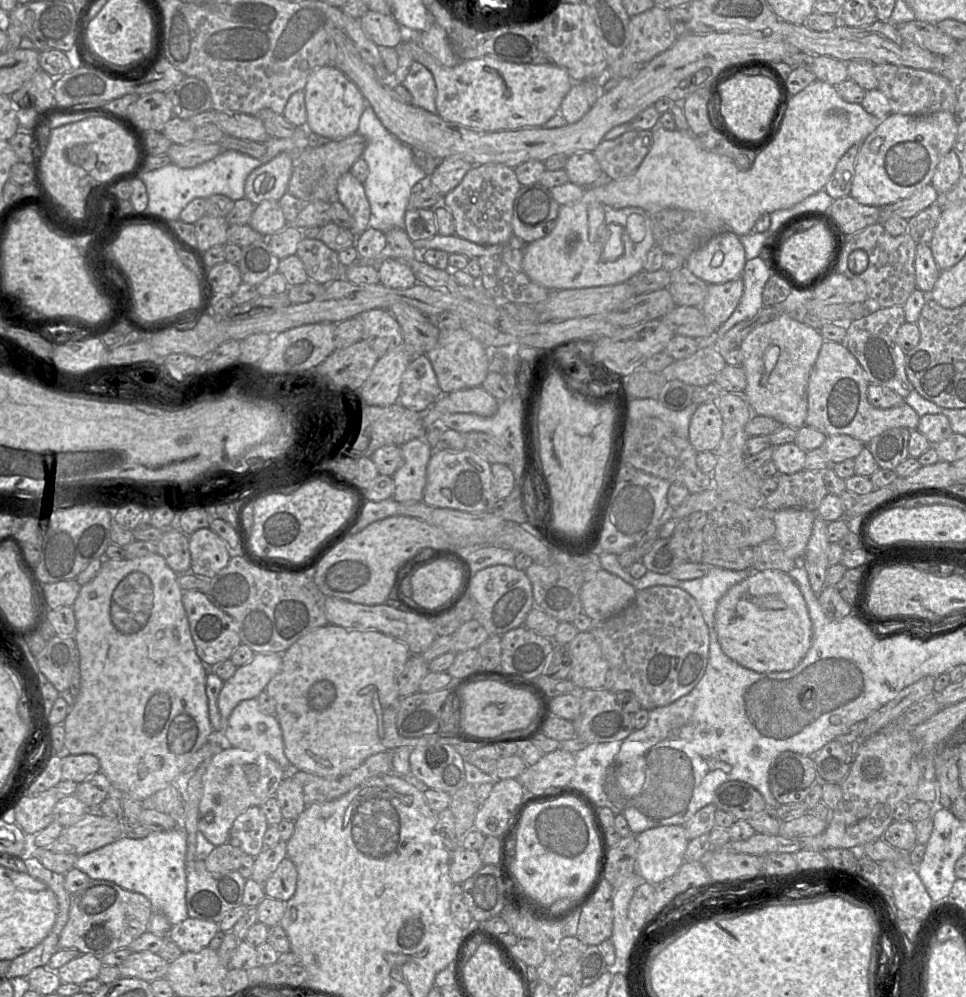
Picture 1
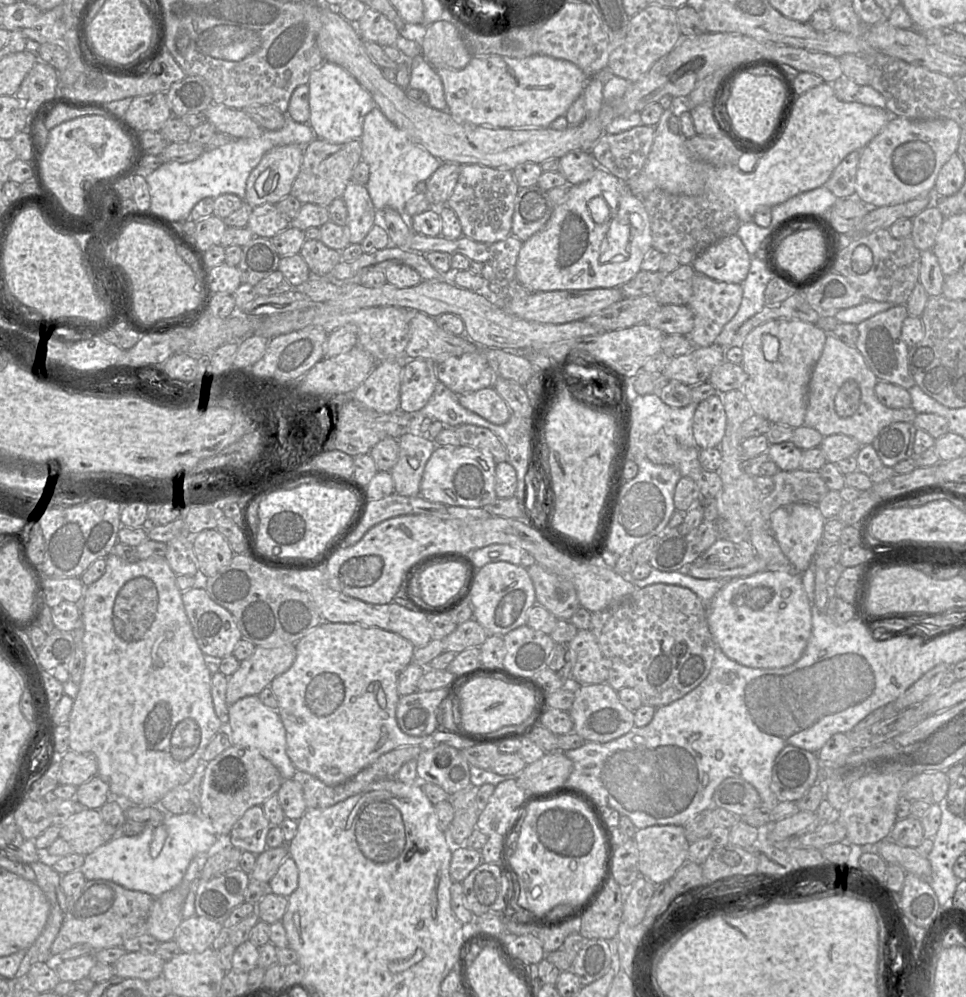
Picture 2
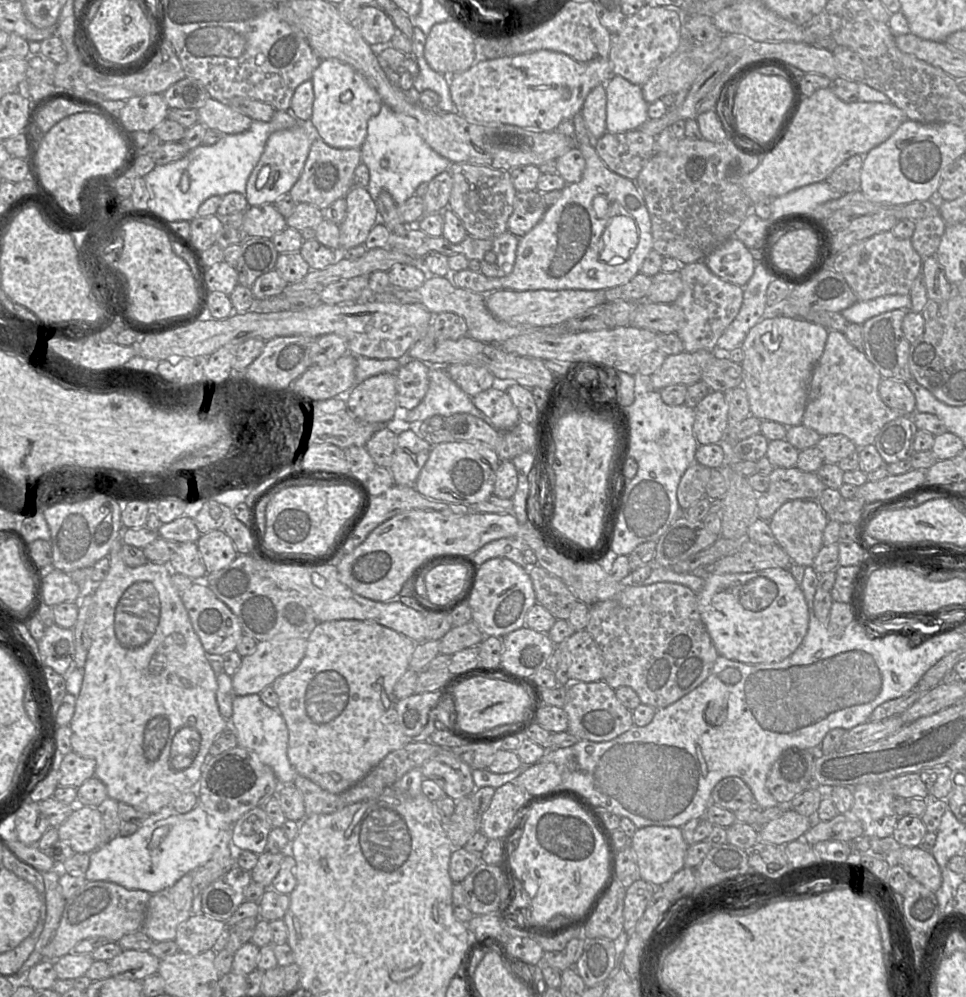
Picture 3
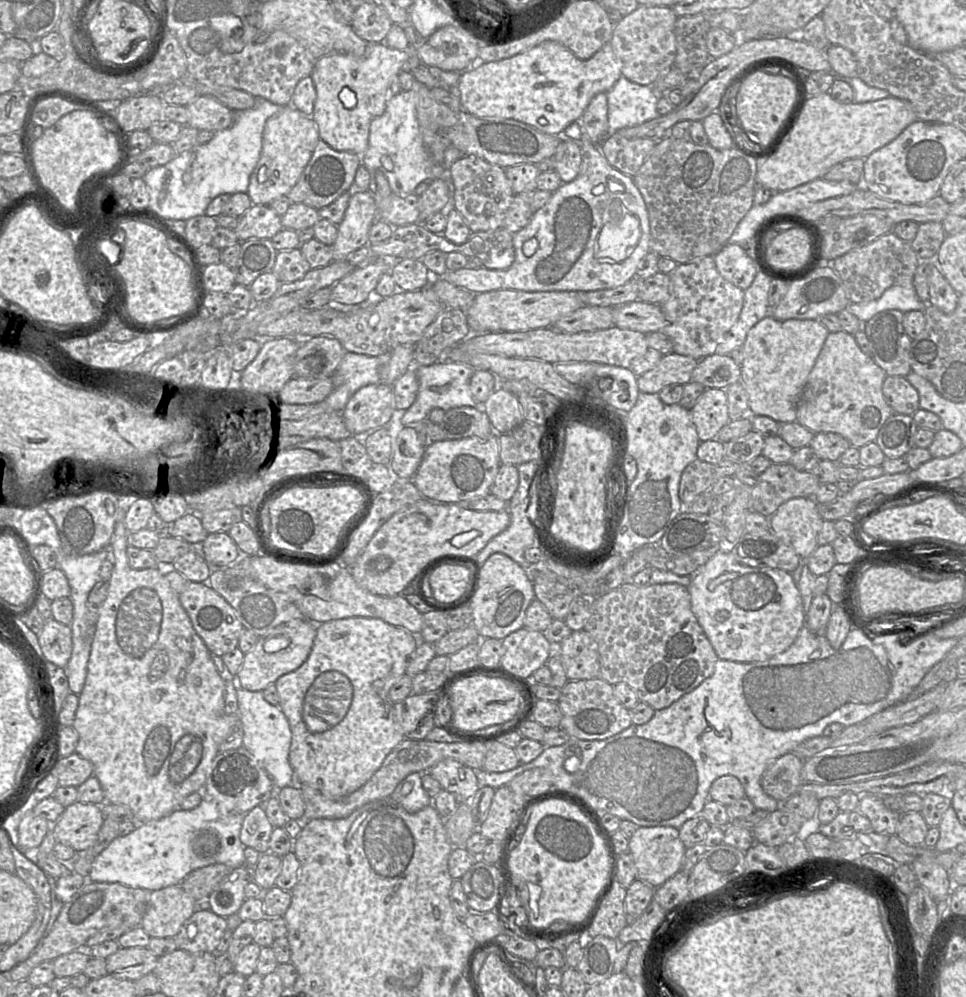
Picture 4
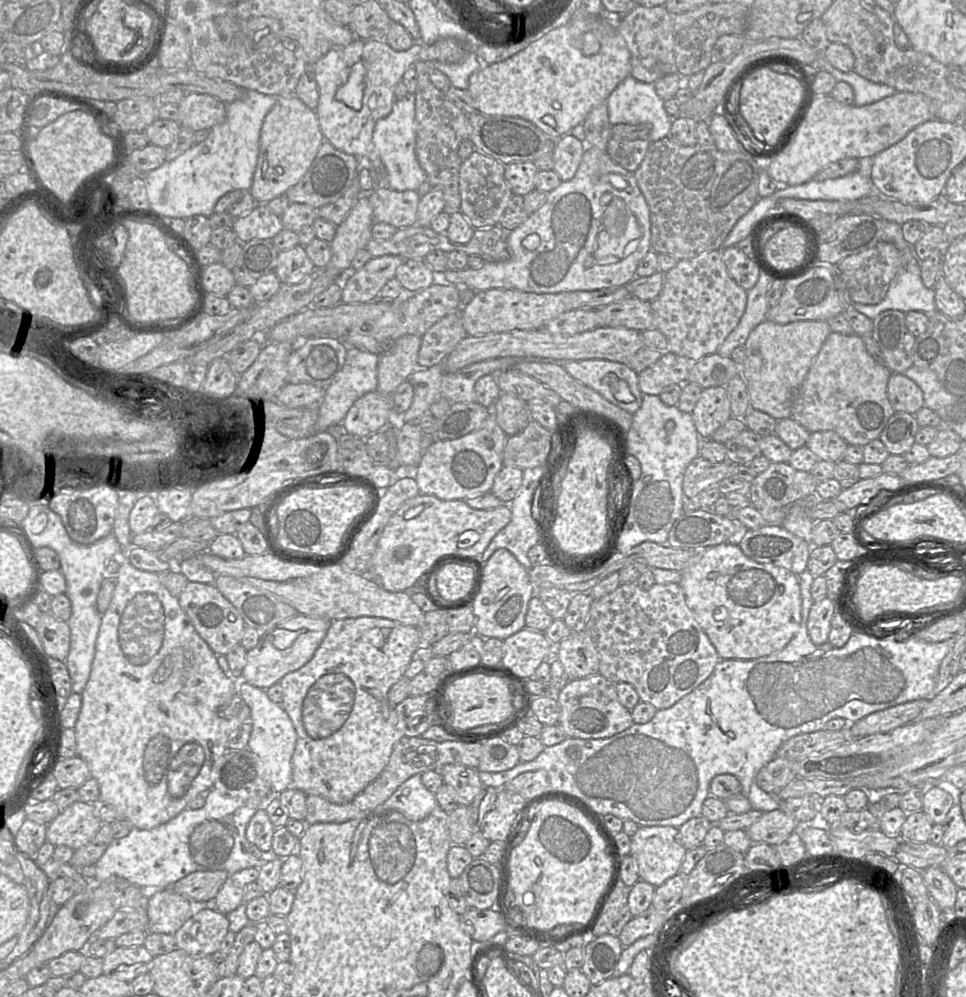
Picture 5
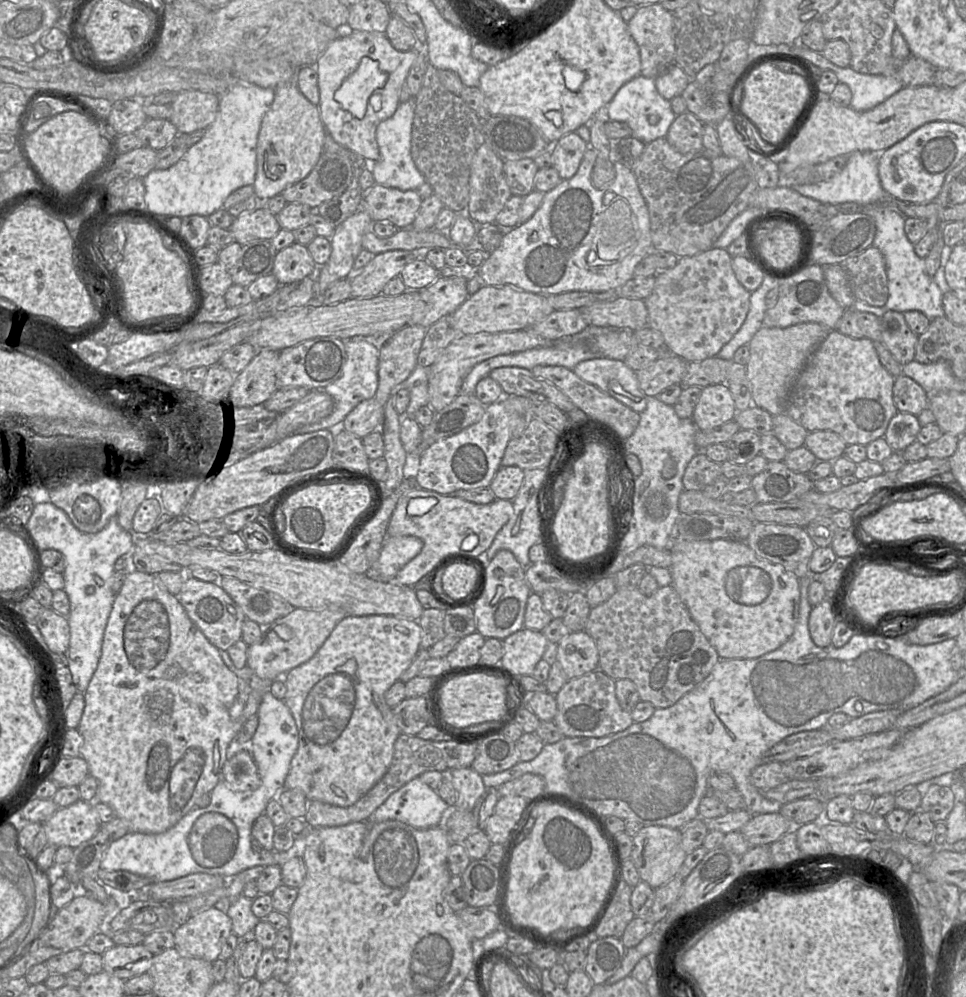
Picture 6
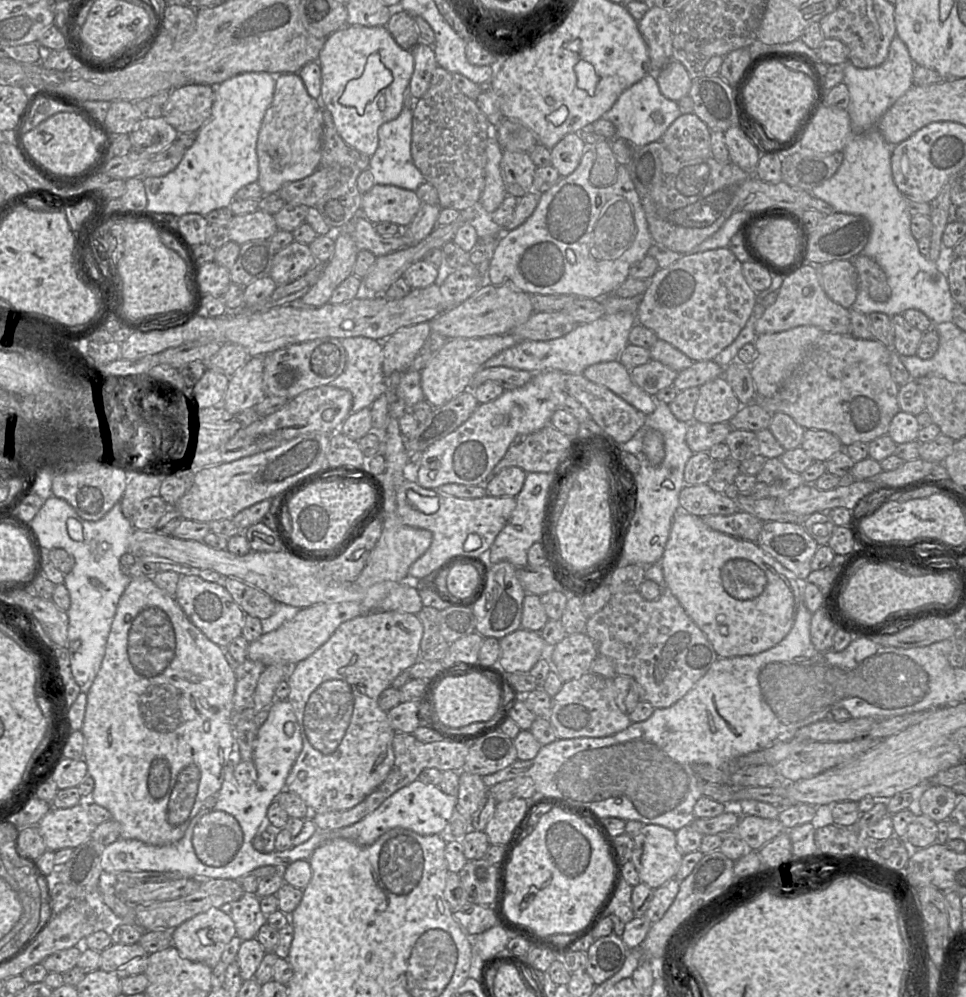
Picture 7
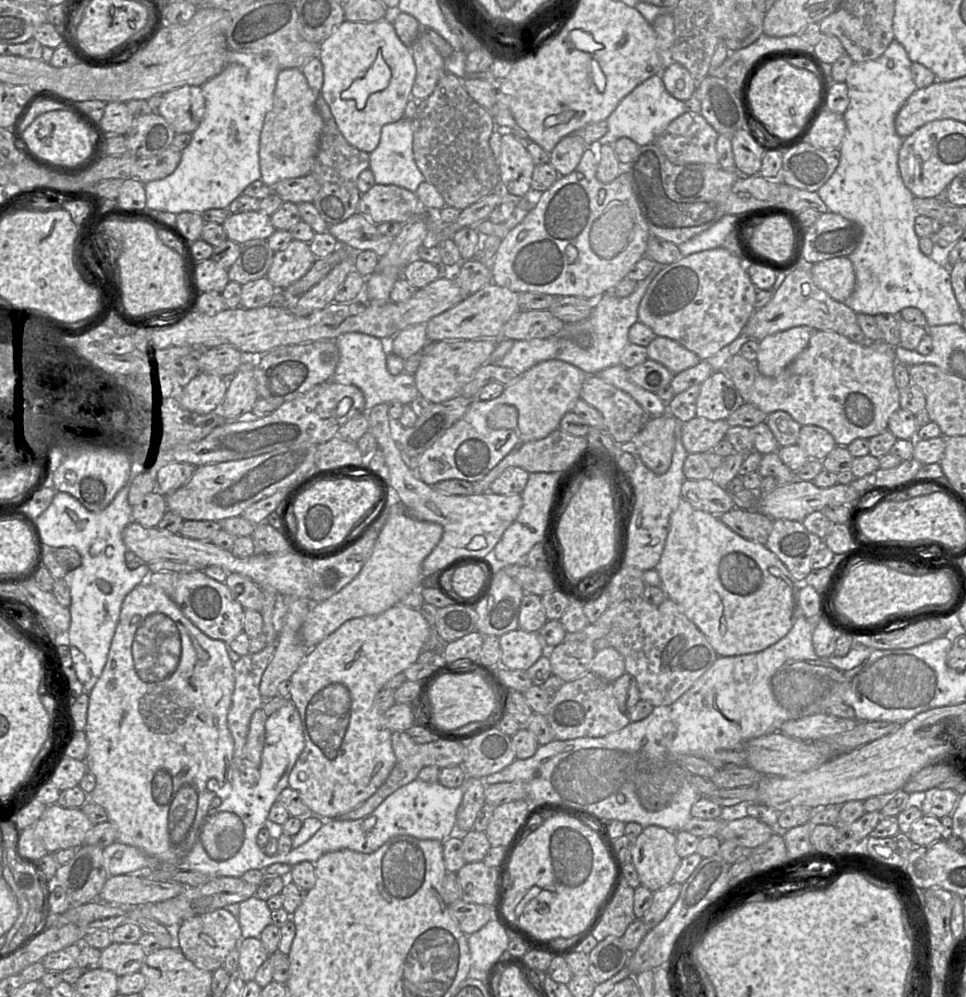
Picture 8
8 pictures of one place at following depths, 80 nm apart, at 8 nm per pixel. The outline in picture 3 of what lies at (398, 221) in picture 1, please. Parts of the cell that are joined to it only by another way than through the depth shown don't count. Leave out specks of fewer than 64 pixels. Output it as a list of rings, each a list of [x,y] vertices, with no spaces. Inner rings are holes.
[[[382,104],[379,113],[371,117],[367,125],[367,135],[361,148],[361,161],[370,173],[369,184],[366,187],[371,198],[376,201],[381,191],[388,191],[397,205],[403,204],[411,196],[416,195],[416,189],[421,183],[428,183],[441,172],[448,170],[452,162],[435,152],[418,134],[414,118],[396,114],[388,105]],[[381,161],[388,161],[387,168],[381,166]]]

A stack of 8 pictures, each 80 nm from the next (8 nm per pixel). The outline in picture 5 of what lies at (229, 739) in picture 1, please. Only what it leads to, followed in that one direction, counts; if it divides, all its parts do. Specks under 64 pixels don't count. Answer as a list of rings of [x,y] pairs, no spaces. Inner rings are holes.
[[[240,681],[238,693],[249,706],[250,719],[253,723],[247,747],[260,758],[271,795],[279,795],[292,785],[292,756],[297,738],[294,725],[283,707],[269,699],[266,690]]]

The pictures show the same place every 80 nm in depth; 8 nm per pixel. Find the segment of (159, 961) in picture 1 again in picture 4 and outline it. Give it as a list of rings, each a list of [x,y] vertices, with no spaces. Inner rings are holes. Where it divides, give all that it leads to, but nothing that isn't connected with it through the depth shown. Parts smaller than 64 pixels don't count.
[[[147,947],[119,948],[106,960],[107,973],[115,978],[137,981],[152,973],[157,957]]]

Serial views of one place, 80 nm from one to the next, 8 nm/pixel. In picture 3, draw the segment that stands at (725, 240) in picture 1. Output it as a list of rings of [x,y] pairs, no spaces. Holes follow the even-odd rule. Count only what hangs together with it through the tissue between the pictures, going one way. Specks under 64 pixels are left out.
[[[734,236],[703,261],[714,275],[741,287],[748,283],[756,266],[750,250]]]

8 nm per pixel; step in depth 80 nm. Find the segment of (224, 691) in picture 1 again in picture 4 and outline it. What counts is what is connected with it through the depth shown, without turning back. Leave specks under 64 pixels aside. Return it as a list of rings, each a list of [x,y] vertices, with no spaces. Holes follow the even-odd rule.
[[[307,619],[291,620],[259,636],[255,646],[244,655],[242,666],[235,676],[237,685],[249,691],[264,691],[281,676],[298,669],[311,652],[316,625]]]

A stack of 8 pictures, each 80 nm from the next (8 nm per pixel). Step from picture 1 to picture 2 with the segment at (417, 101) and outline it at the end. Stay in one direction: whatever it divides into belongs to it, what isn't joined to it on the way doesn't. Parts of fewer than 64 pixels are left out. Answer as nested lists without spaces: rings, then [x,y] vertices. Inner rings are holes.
[[[422,54],[409,60],[409,87],[427,93],[428,105],[441,111],[448,111],[443,84],[437,71],[426,61]]]

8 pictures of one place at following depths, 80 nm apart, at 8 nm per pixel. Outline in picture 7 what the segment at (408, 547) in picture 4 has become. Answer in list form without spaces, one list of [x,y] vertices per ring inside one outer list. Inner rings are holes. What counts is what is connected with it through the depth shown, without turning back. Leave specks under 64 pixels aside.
[[[405,480],[398,488],[396,497],[397,514],[401,522],[409,527],[428,530],[432,533],[432,542],[427,551],[409,568],[408,580],[419,580],[430,575],[443,563],[457,555],[482,555],[489,550],[495,538],[507,524],[516,507],[516,497],[493,497],[466,499],[443,494],[437,489],[426,489],[416,482]]]

